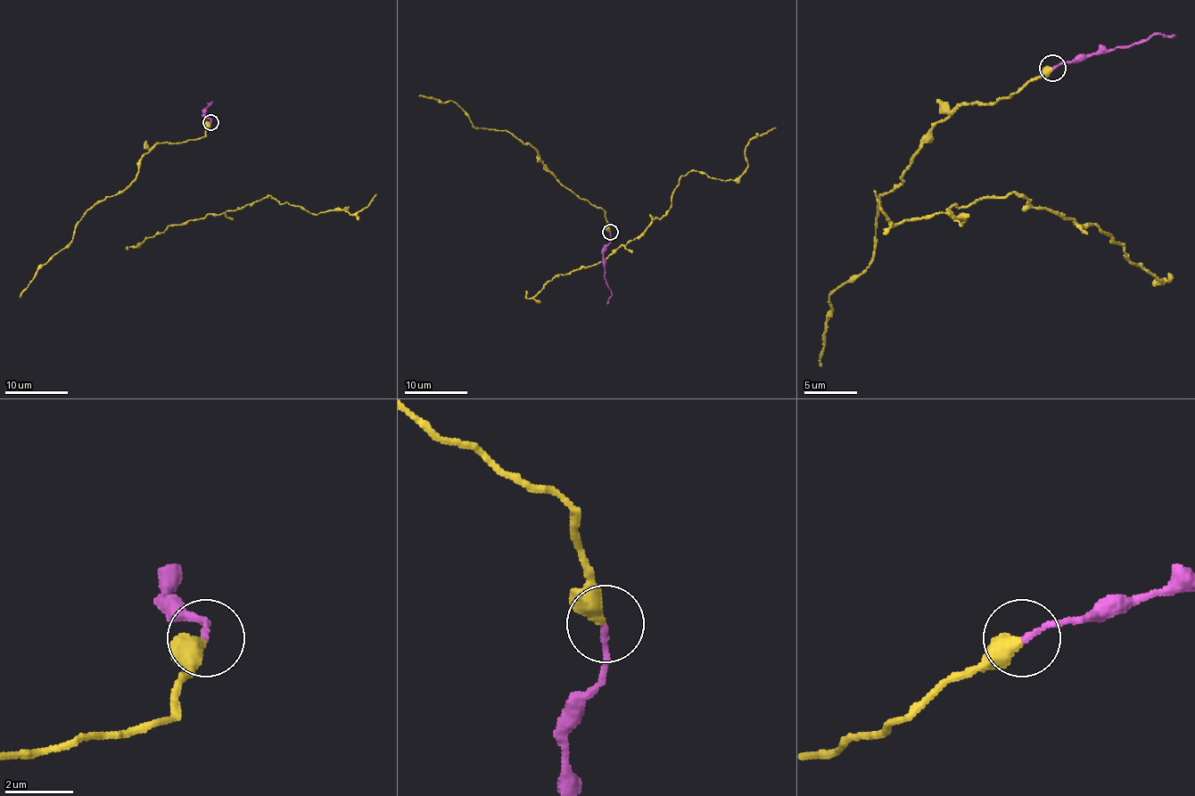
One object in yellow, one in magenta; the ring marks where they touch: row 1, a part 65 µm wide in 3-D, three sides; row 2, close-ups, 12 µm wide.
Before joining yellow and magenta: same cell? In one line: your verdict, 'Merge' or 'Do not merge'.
Merge

